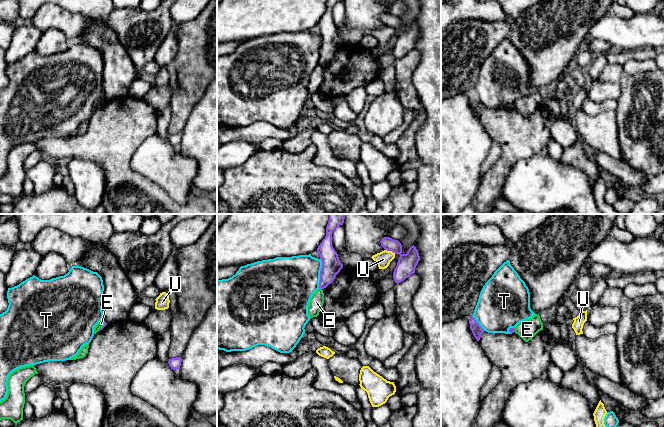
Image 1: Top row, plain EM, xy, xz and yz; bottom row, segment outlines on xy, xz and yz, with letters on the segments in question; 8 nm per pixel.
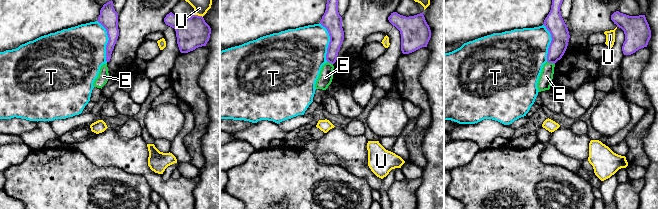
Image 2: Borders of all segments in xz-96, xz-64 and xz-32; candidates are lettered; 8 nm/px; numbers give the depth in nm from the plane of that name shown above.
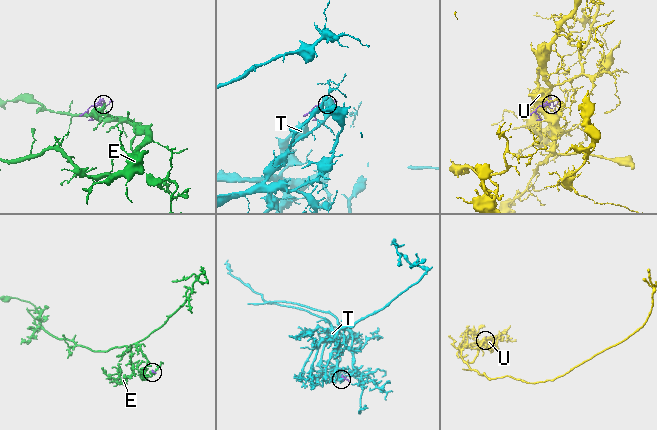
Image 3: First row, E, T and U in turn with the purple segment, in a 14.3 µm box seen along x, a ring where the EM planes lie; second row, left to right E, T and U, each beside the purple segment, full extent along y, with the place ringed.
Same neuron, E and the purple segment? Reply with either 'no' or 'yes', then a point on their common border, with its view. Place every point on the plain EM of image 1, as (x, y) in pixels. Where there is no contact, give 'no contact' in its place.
no; contact xz (320, 64)

